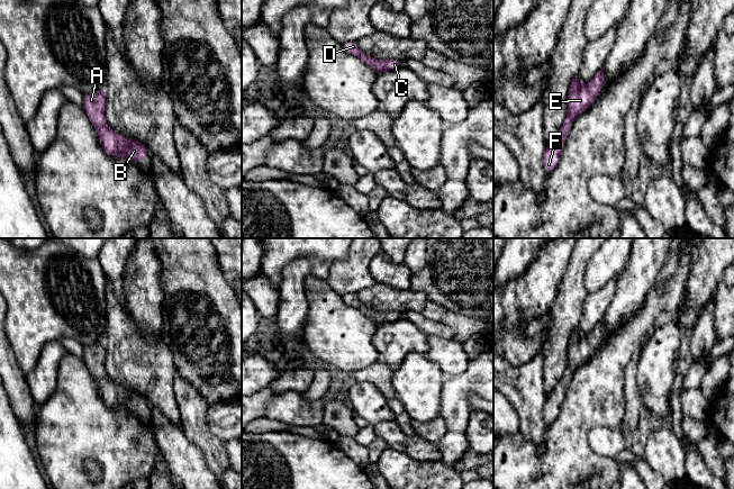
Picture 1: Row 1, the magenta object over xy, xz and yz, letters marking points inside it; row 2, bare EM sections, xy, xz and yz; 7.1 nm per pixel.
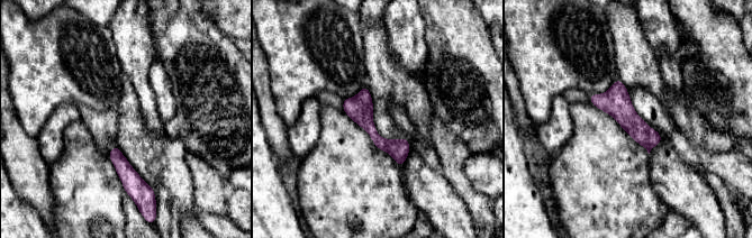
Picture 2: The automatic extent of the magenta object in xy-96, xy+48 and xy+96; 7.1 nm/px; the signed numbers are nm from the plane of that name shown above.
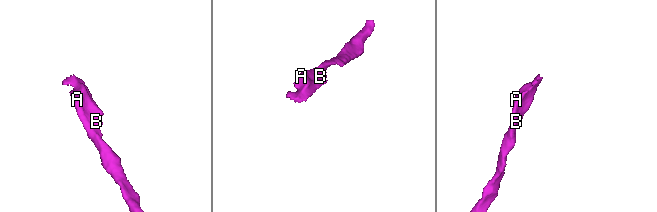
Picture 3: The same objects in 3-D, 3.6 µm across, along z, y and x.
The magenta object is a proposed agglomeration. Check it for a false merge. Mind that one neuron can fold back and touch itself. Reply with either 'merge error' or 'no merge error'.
no merge error

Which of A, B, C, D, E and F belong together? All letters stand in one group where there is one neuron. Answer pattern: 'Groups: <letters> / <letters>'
Groups: A B C D E F

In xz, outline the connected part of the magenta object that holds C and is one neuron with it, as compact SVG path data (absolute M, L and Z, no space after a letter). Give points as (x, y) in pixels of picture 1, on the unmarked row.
M347 293L343 296L343 300L346 305L361 310L363 314L372 318L377 326L381 326L386 323L391 323L401 318L401 313L398 311L375 311L365 306L359 298L357 293Z

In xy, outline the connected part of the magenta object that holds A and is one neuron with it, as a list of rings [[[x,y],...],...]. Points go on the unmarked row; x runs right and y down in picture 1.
[[[106,339],[84,346],[83,360],[94,378],[101,398],[109,408],[124,408],[126,413],[136,414],[149,409],[144,396],[133,390],[125,390],[107,377],[105,369]]]

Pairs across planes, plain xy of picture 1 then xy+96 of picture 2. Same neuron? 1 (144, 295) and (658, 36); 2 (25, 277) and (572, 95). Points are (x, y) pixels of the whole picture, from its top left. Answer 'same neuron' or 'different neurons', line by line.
1: same neuron
2: different neurons

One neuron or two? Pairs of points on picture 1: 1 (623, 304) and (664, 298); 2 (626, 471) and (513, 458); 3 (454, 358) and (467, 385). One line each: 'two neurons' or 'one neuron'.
1: two neurons
2: two neurons
3: two neurons

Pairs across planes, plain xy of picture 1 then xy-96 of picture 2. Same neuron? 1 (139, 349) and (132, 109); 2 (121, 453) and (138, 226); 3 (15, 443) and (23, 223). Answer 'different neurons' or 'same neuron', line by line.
1: same neuron
2: different neurons
3: same neuron

